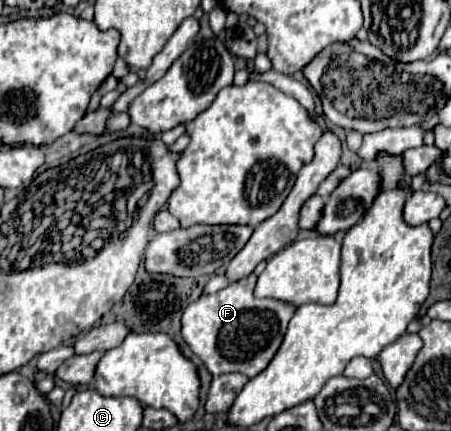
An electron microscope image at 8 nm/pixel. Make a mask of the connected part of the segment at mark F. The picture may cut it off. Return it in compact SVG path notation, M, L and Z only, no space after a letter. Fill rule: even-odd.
M252 273L216 295L202 295L190 303L182 315L182 337L190 349L200 355L212 375L240 371L248 377L256 377L272 361L274 353L282 345L288 321L292 319L296 305L278 299L254 297L258 275Z

